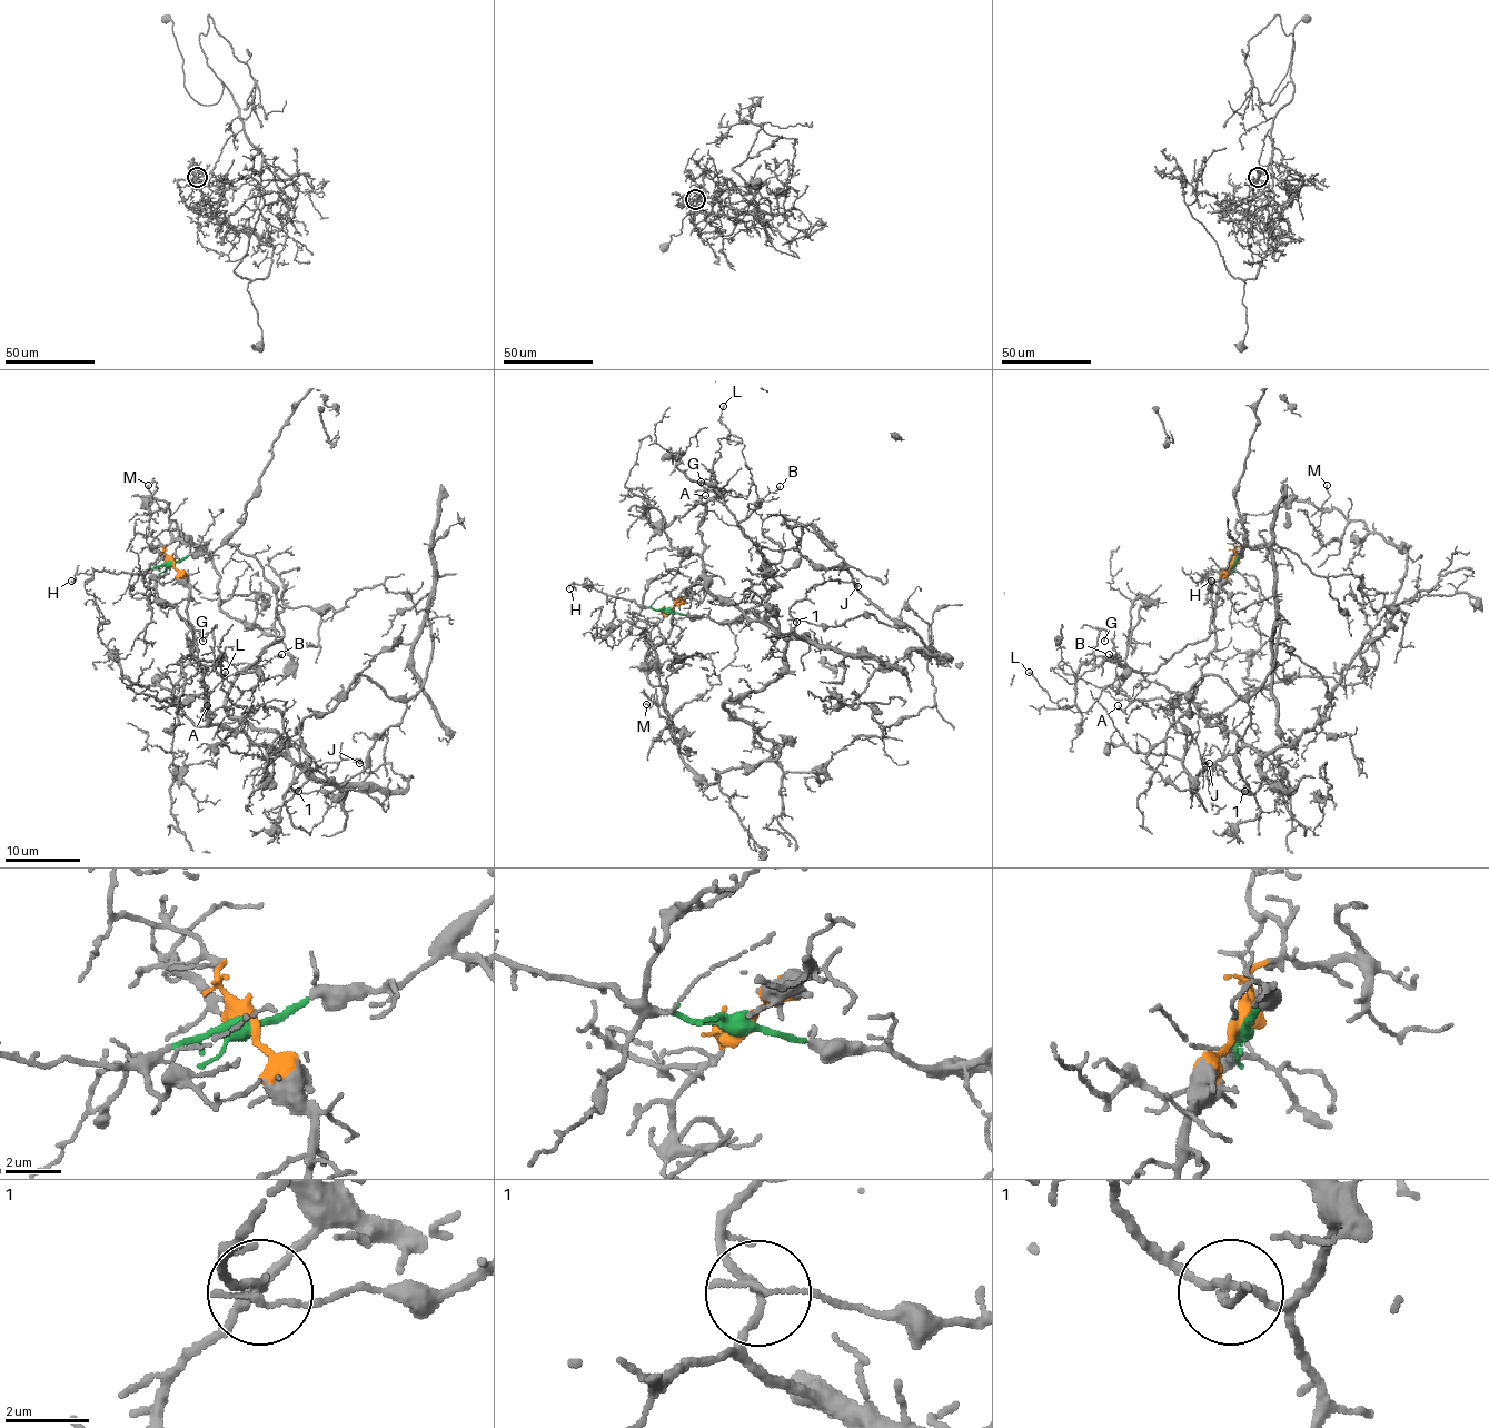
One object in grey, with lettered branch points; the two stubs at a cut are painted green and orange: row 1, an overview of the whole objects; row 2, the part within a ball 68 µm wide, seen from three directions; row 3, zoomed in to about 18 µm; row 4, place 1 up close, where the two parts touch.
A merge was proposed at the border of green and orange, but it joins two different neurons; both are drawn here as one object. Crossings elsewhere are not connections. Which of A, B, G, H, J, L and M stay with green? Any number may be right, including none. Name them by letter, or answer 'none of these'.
B, H, L

